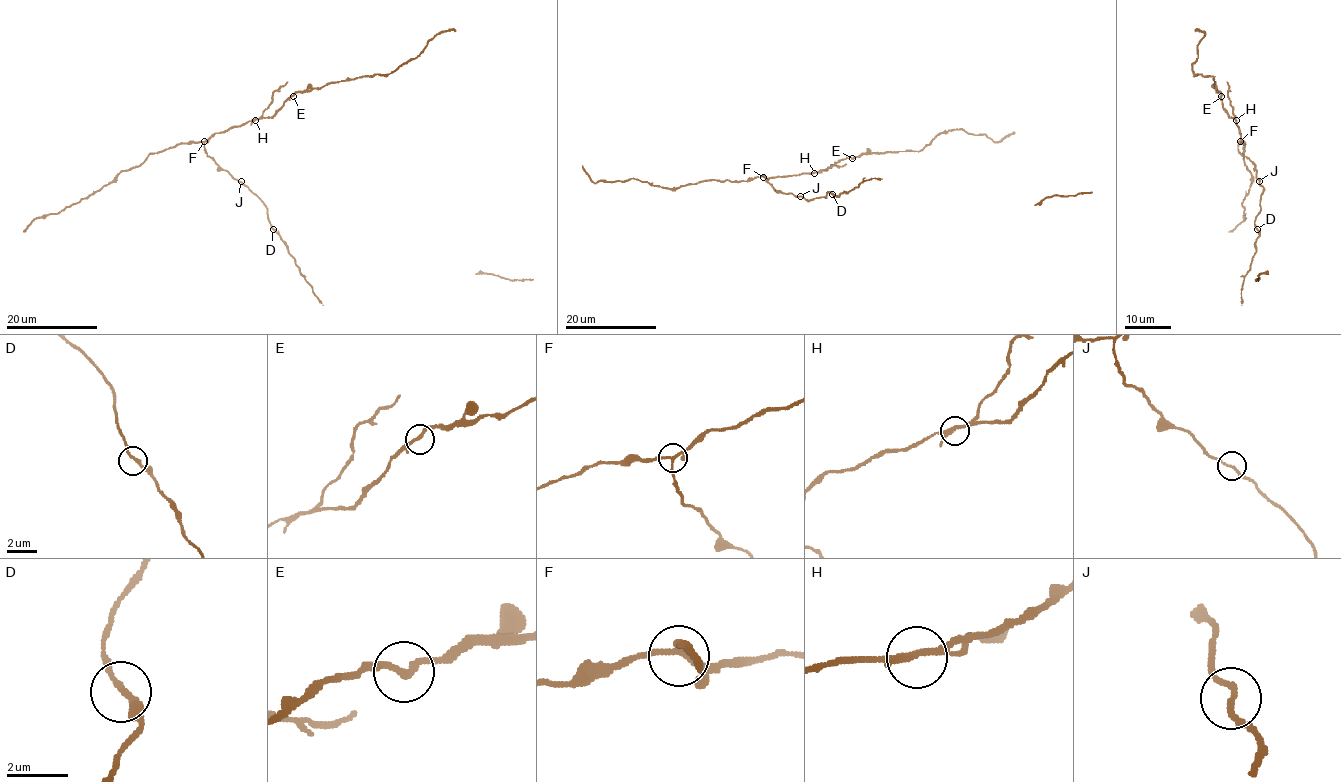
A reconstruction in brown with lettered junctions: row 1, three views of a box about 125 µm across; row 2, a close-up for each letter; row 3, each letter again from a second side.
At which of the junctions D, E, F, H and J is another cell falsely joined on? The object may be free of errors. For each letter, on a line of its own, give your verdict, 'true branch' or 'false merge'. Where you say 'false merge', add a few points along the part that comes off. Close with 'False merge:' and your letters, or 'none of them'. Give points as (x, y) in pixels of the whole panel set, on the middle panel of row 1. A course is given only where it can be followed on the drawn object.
D: true branch
E: true branch
F: true branch
H: false merge; foreign part runs (814, 173), (832, 165), (846, 164)
J: true branch
False merge: H

